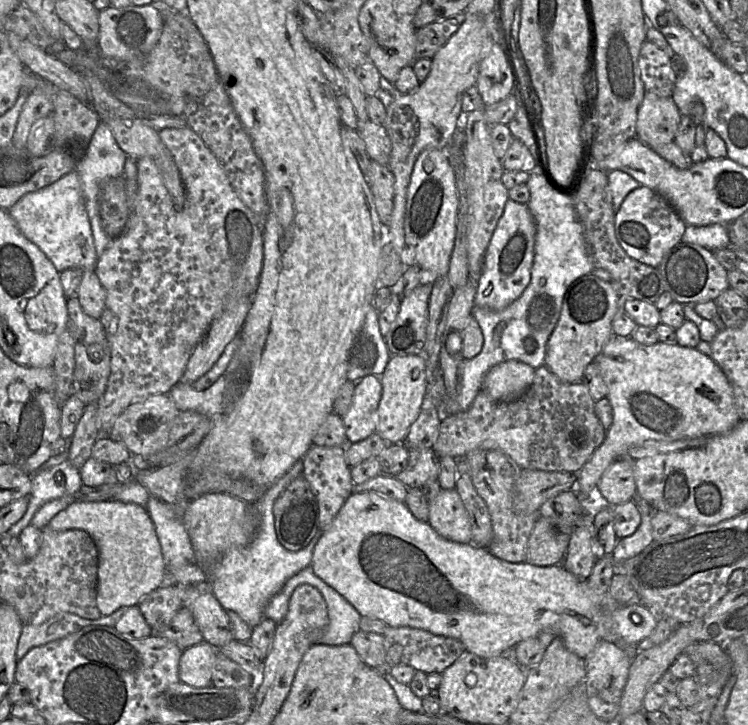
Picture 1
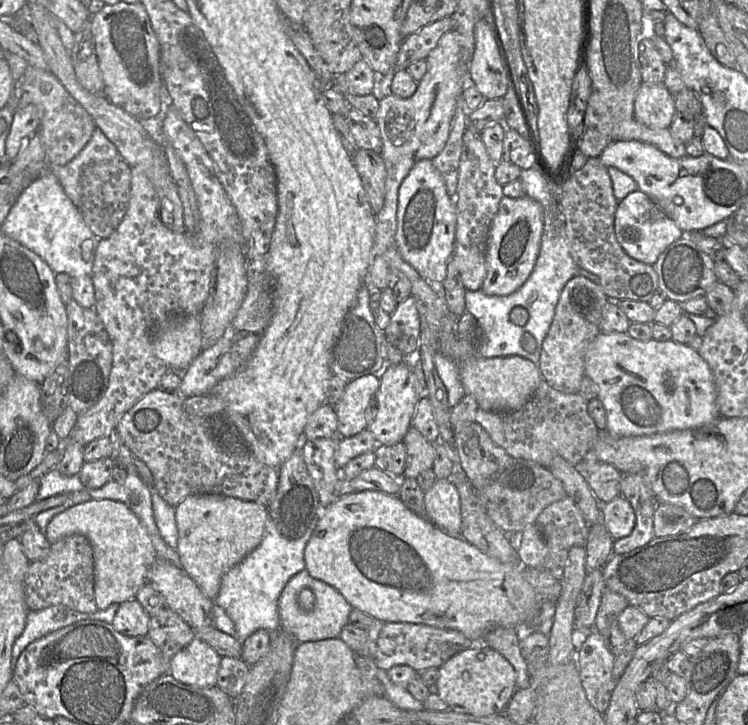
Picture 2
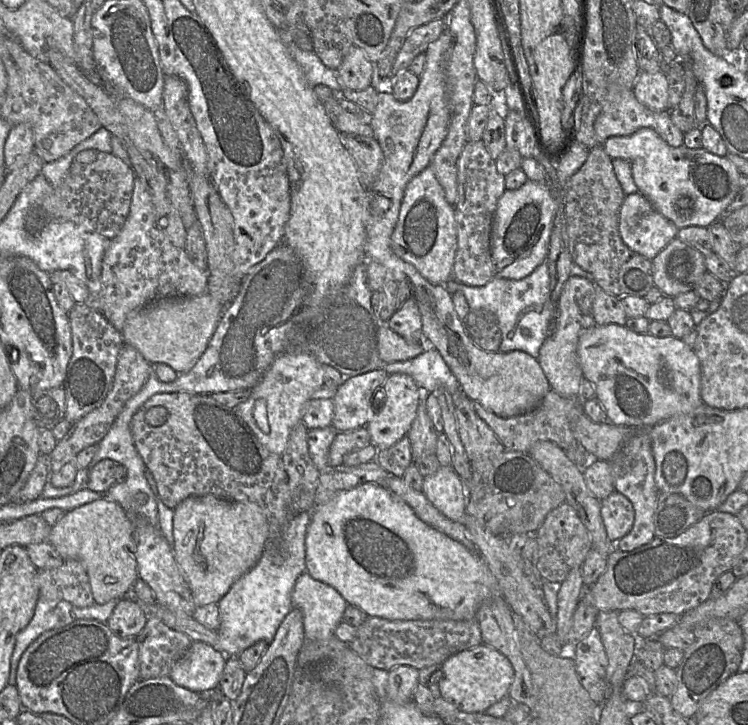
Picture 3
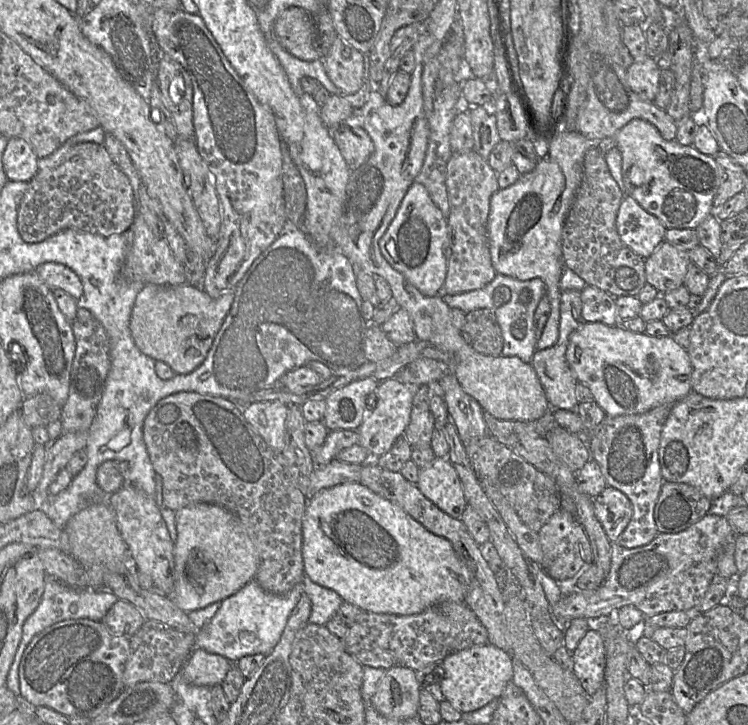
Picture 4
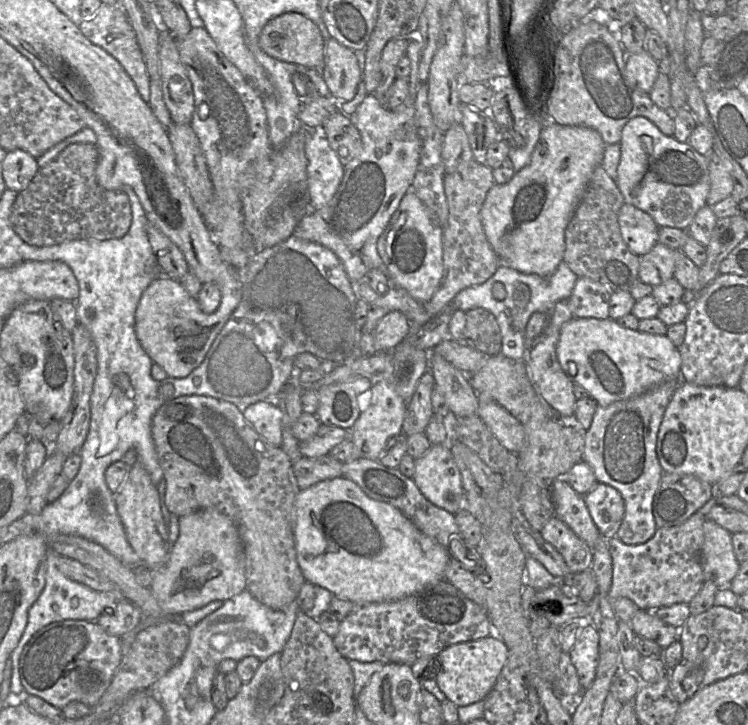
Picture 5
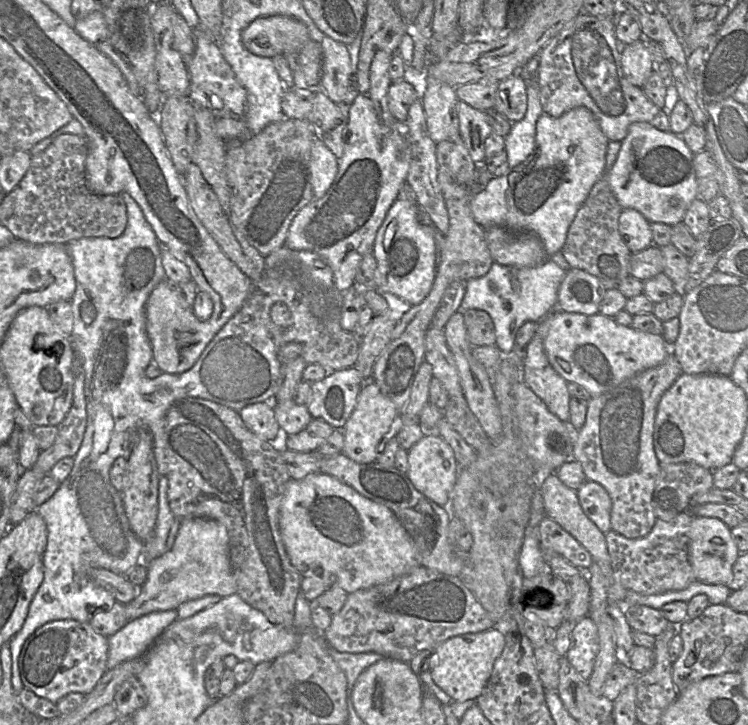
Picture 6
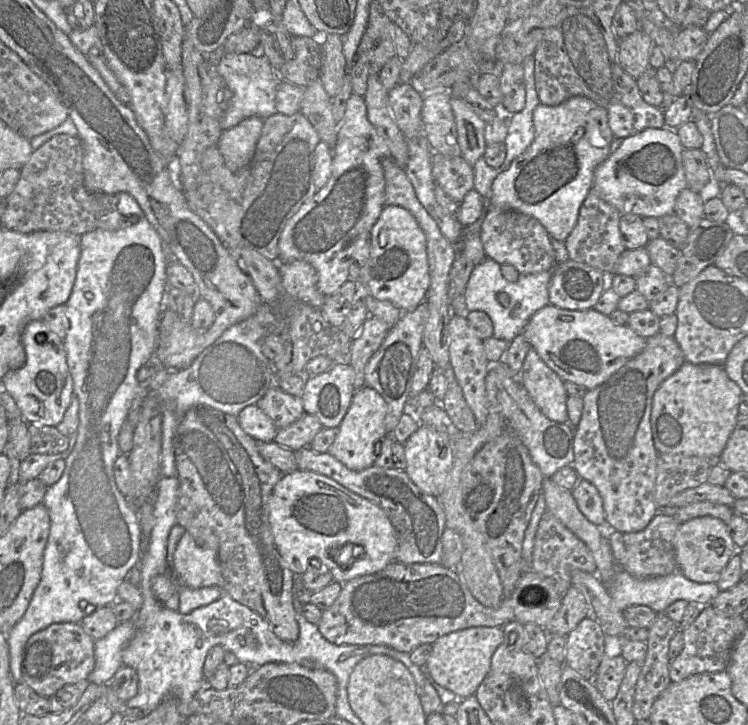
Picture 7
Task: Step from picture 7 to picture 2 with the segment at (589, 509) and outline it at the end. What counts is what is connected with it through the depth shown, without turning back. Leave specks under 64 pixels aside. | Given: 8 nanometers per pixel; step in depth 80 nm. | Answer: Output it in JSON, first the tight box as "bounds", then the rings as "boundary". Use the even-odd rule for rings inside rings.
{"bounds":[601,494,636,540],"boundary":[[[621,494],[603,504],[601,515],[601,521],[614,540],[630,535],[636,523],[632,505]]]}

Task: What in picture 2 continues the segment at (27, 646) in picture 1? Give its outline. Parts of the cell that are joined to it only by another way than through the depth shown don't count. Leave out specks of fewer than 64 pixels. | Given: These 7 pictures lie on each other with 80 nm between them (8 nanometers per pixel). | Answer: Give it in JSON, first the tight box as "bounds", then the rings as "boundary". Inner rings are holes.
{"bounds":[12,604,119,681],"boundary":[[[112,604],[105,610],[97,610],[94,613],[78,612],[64,605],[29,611],[25,628],[15,640],[12,648],[12,680],[14,681],[14,668],[18,658],[29,644],[51,632],[84,620],[102,621],[111,624],[119,605]]]}

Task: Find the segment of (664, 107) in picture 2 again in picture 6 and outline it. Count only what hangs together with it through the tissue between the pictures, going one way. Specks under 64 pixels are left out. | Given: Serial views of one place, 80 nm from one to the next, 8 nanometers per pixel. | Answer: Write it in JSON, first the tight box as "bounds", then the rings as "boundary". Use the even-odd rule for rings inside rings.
{"bounds":[620,37,656,88],"boundary":[[[644,37],[627,44],[620,54],[620,61],[625,77],[631,84],[640,88],[656,66],[644,42]]]}

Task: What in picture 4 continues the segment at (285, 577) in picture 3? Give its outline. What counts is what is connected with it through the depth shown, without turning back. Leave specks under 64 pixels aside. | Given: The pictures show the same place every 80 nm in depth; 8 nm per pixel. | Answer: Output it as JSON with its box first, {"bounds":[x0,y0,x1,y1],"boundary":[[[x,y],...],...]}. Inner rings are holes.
{"bounds":[194,579,302,663],"boundary":[[[254,579],[235,594],[221,601],[211,621],[195,633],[194,648],[219,654],[236,663],[247,655],[267,656],[277,645],[288,618],[297,605],[302,591],[302,582],[288,593],[276,595],[265,591]]]}

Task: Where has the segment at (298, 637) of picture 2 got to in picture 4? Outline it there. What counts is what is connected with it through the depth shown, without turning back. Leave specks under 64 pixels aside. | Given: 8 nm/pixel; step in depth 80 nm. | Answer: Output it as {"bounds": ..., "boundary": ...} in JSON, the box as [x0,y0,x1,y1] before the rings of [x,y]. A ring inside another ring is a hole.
{"bounds":[302,576,343,626],"boundary":[[[307,576],[303,578],[302,585],[303,593],[305,593],[311,601],[311,612],[308,622],[325,626],[326,623],[336,615],[343,600],[335,591],[314,583]]]}

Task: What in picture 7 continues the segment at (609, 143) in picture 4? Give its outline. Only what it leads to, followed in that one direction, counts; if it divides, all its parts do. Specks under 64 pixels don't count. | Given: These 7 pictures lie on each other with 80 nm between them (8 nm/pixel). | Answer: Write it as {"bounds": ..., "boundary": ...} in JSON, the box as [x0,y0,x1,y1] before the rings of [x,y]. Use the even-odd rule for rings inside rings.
{"bounds":[593,128,688,218],"boundary":[[[647,128],[626,137],[620,147],[595,170],[593,189],[614,206],[621,216],[636,214],[660,218],[673,214],[678,195],[688,187],[683,150],[677,132],[665,128]]]}

